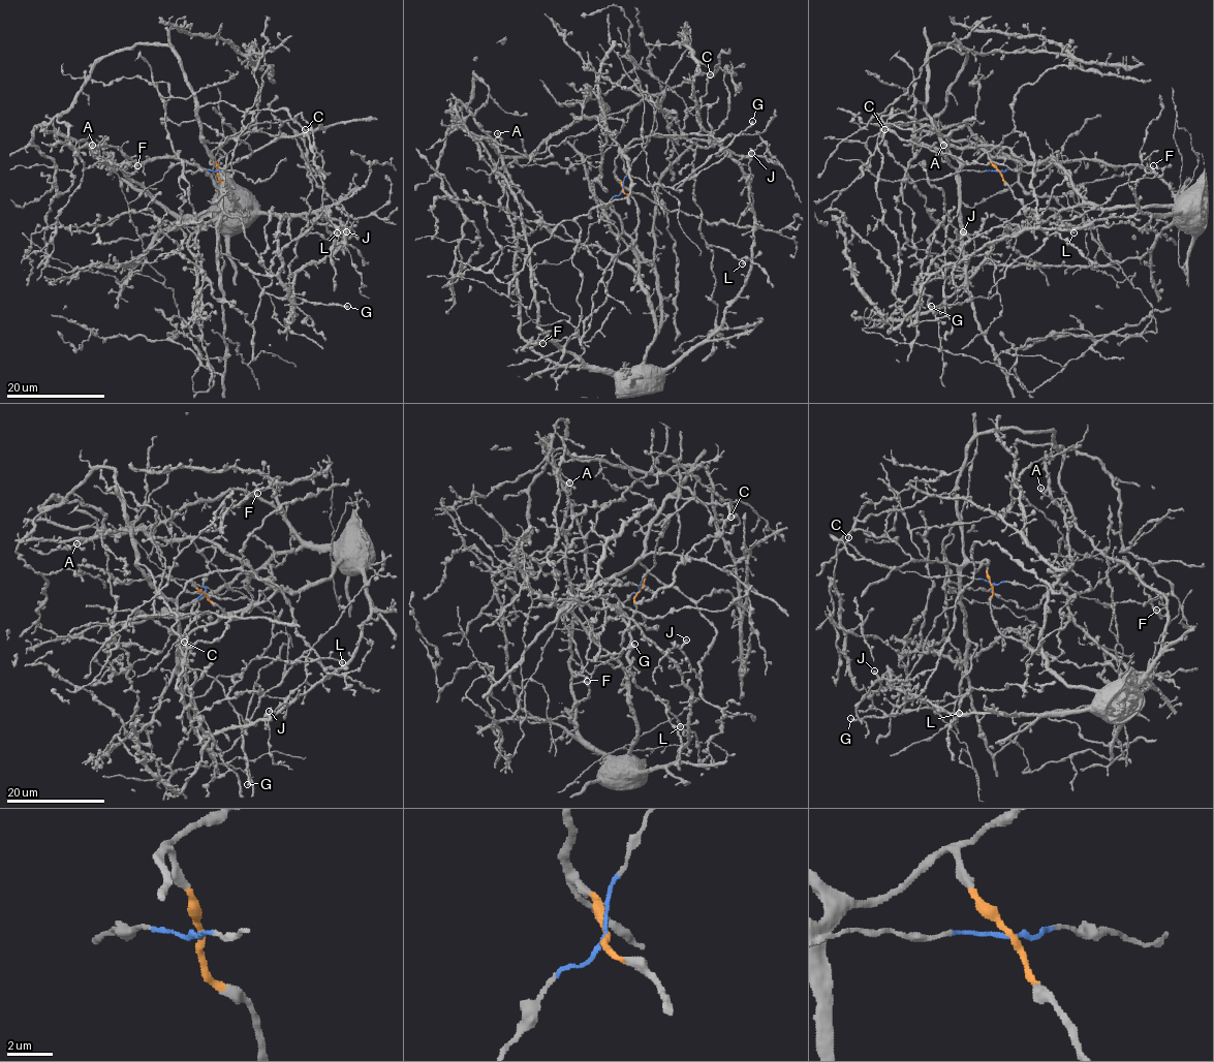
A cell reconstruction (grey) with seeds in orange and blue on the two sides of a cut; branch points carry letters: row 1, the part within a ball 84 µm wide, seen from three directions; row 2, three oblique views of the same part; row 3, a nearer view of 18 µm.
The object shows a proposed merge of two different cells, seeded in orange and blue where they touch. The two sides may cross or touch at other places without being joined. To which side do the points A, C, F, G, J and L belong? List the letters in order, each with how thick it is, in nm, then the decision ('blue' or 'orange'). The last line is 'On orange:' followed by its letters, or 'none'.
A: 380 nm | blue
C: 240 nm | orange
F: 440 nm | blue
G: 380 nm | orange
J: 460 nm | orange
L: 300 nm | blue
On orange: C, G, J

